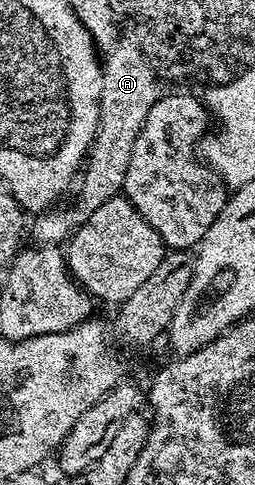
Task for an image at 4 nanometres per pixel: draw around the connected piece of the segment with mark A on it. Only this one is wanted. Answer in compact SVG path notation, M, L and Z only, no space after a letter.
M122 40L102 59L103 87L99 101L99 127L95 133L95 142L86 156L85 165L77 178L75 206L63 206L44 210L30 223L29 234L36 243L44 246L63 244L69 235L81 228L105 200L116 197L123 189L125 172L129 168L129 156L133 152L133 144L145 124L145 116L149 116L149 108L161 97L160 79L148 61L143 62L139 51L128 46Z

